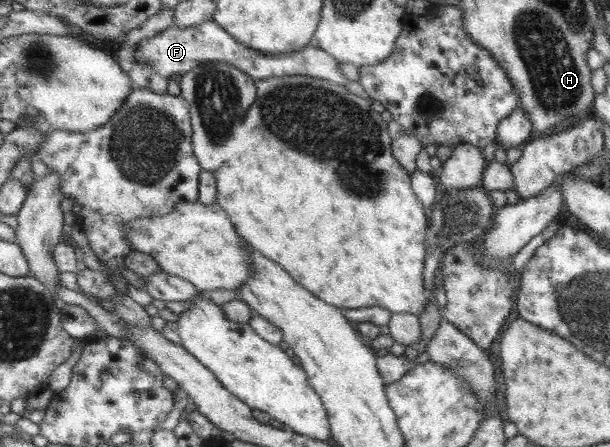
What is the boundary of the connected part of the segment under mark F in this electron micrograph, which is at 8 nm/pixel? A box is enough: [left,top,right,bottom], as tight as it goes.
[134,19,349,85]

